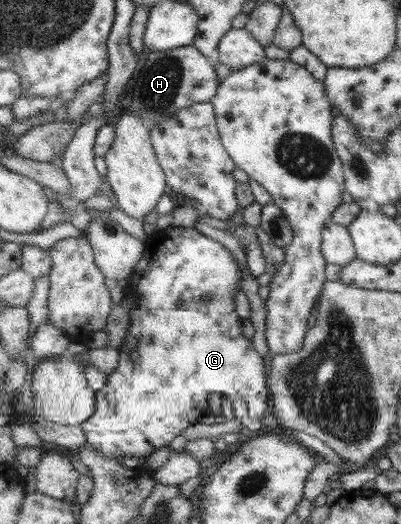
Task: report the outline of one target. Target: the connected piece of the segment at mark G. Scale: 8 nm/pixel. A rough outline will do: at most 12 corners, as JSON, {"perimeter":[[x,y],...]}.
{"perimeter":[[194,227],[156,229],[141,303],[80,425],[142,460],[208,420],[264,432],[241,271]]}

